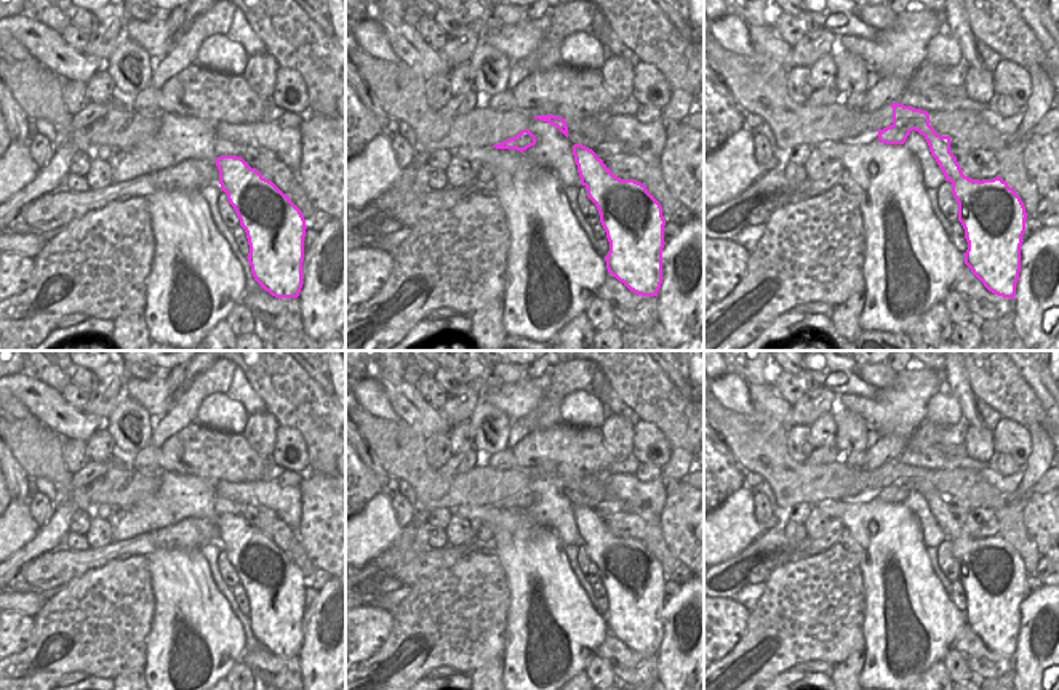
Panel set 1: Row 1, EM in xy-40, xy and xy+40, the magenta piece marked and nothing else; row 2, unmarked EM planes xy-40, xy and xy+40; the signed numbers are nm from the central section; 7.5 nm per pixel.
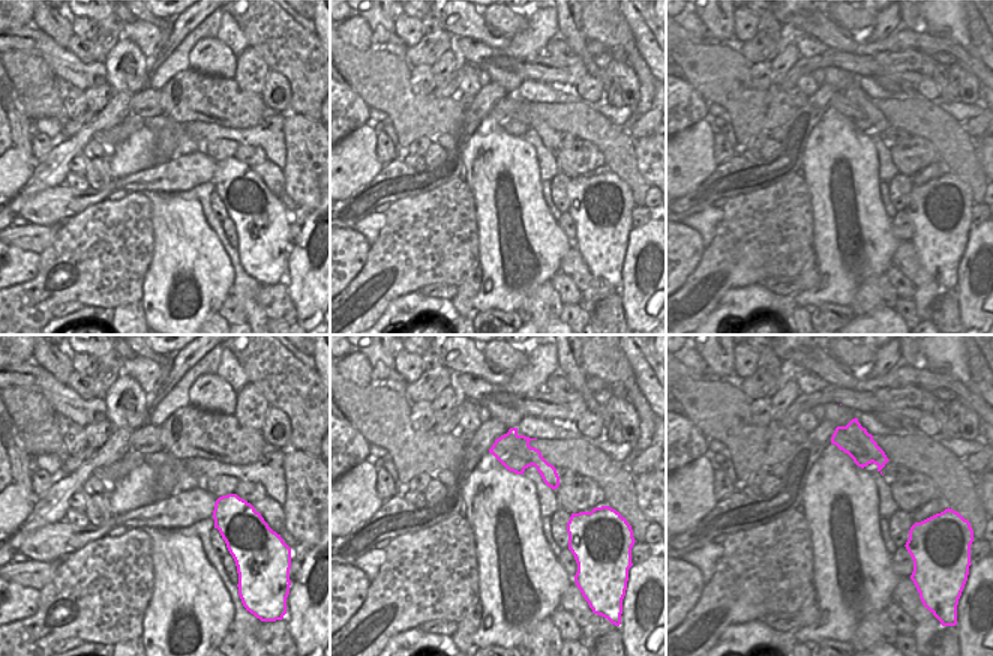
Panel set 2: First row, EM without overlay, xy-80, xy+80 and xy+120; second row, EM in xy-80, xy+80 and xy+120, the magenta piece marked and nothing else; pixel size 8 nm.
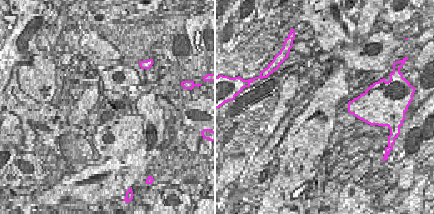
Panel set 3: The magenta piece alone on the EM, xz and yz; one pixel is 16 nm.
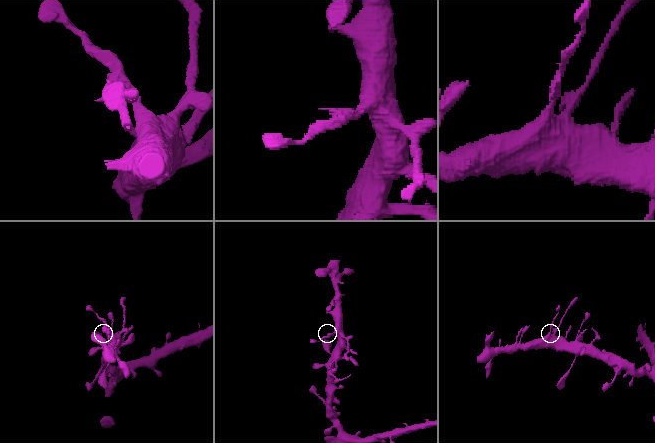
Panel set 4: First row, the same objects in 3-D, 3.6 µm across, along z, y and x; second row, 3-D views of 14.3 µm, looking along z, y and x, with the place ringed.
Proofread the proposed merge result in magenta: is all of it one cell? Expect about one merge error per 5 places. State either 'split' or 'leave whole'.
leave whole

